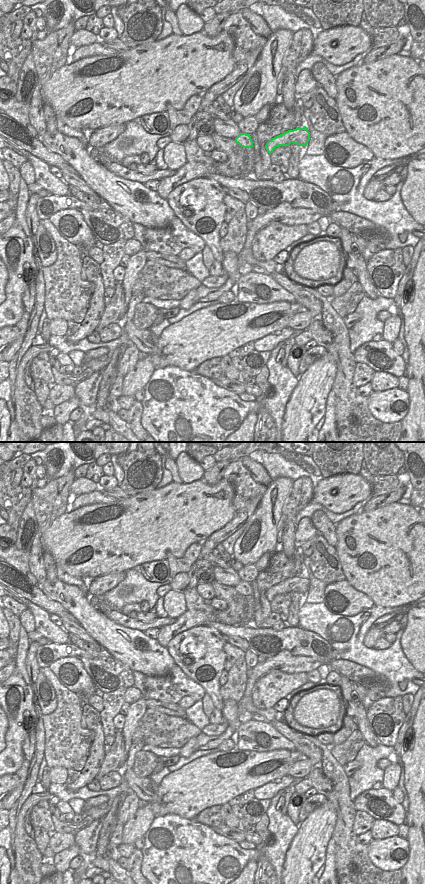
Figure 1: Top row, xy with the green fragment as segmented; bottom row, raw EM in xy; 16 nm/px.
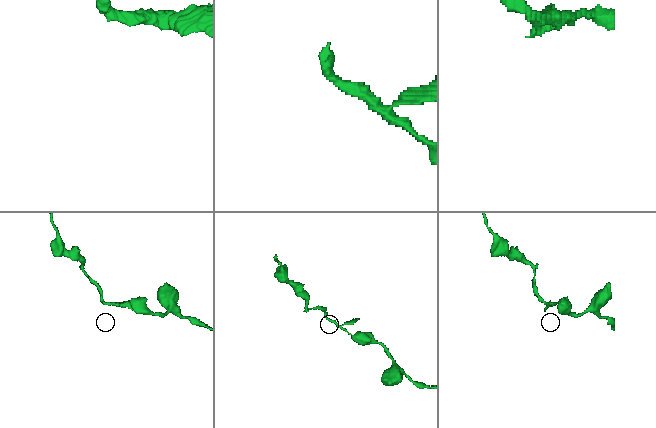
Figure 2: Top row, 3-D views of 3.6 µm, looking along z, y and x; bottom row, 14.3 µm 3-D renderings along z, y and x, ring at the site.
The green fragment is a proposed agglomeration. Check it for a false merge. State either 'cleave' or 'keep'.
keep

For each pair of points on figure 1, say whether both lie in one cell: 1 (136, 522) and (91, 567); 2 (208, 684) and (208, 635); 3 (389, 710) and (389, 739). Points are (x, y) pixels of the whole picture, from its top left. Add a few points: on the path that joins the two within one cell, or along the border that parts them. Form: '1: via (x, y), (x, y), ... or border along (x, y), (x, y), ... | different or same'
1: via (125, 533), (102, 556) | same
2: via (218, 673), (209, 662), (208, 647) | same
3: via (392, 717), (396, 722), (392, 732) | same

